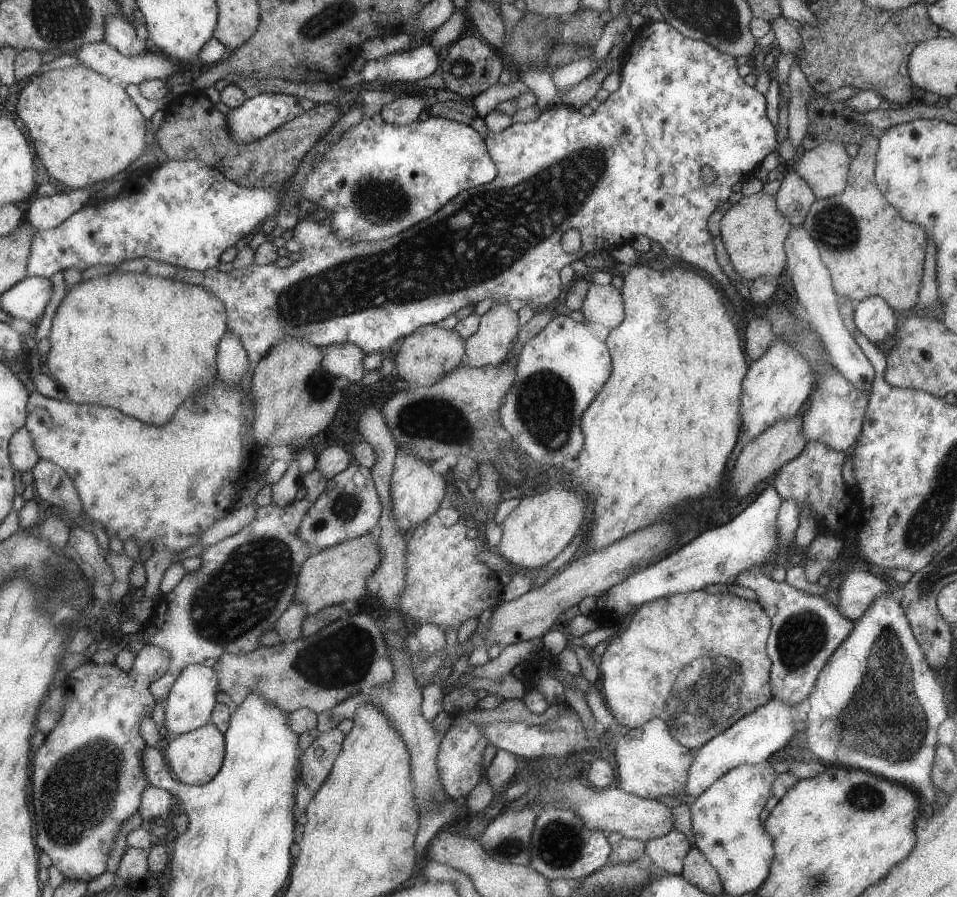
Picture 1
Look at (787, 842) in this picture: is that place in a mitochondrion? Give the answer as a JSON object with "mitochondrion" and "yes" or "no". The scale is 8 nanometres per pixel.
{"mitochondrion":"no"}

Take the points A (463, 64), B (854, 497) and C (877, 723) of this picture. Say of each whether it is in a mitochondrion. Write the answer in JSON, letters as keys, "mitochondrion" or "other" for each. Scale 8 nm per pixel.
{"A":"mitochondrion","B":"other","C":"mitochondrion"}

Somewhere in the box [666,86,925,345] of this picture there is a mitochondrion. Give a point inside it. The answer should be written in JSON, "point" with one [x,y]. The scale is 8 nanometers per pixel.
{"point":[838,229]}

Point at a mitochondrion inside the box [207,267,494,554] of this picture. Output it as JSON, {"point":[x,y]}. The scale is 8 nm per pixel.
{"point":[437,420]}

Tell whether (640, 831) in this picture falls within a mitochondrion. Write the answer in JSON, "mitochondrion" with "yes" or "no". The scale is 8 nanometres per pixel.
{"mitochondrion":"no"}

